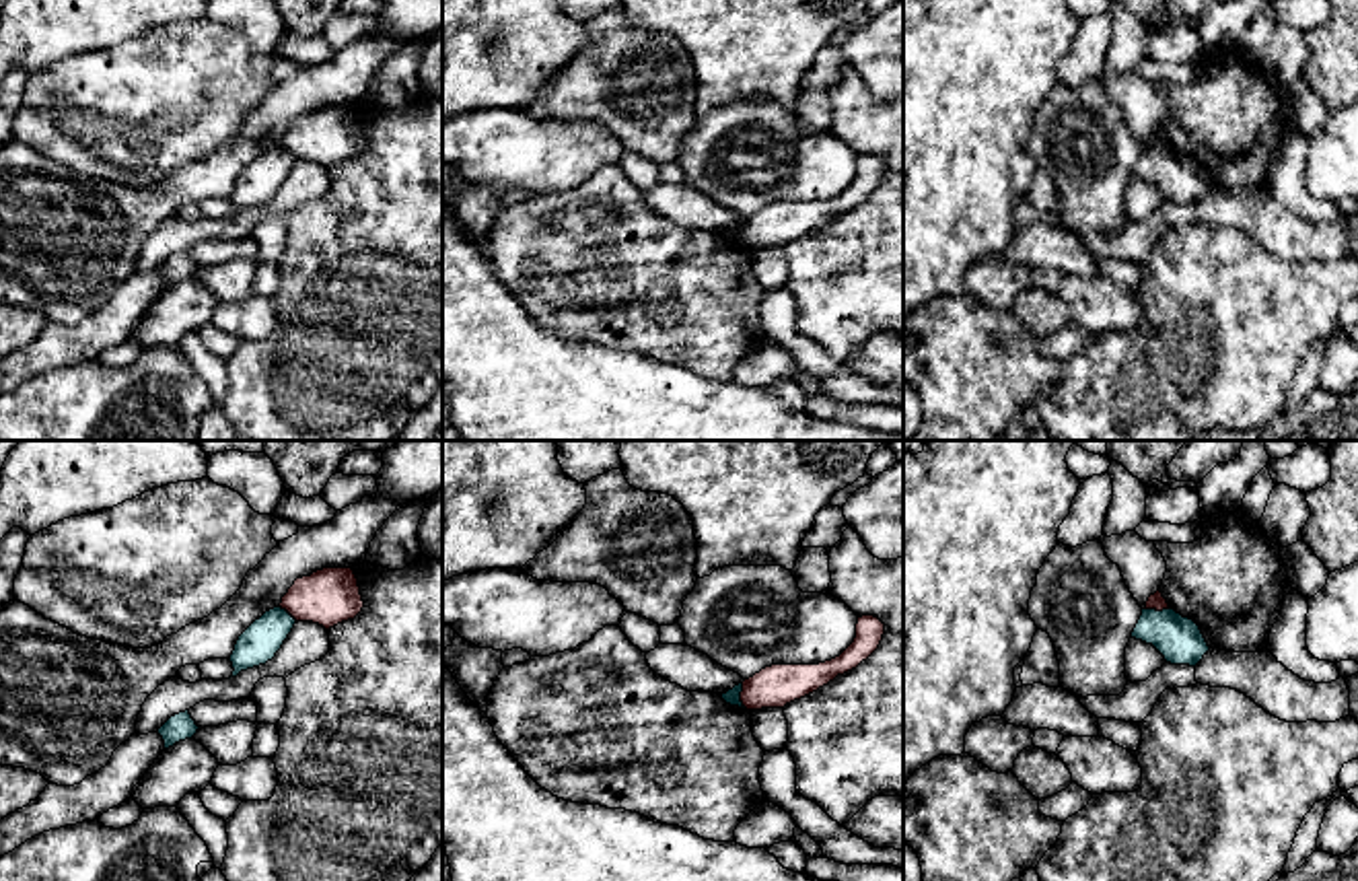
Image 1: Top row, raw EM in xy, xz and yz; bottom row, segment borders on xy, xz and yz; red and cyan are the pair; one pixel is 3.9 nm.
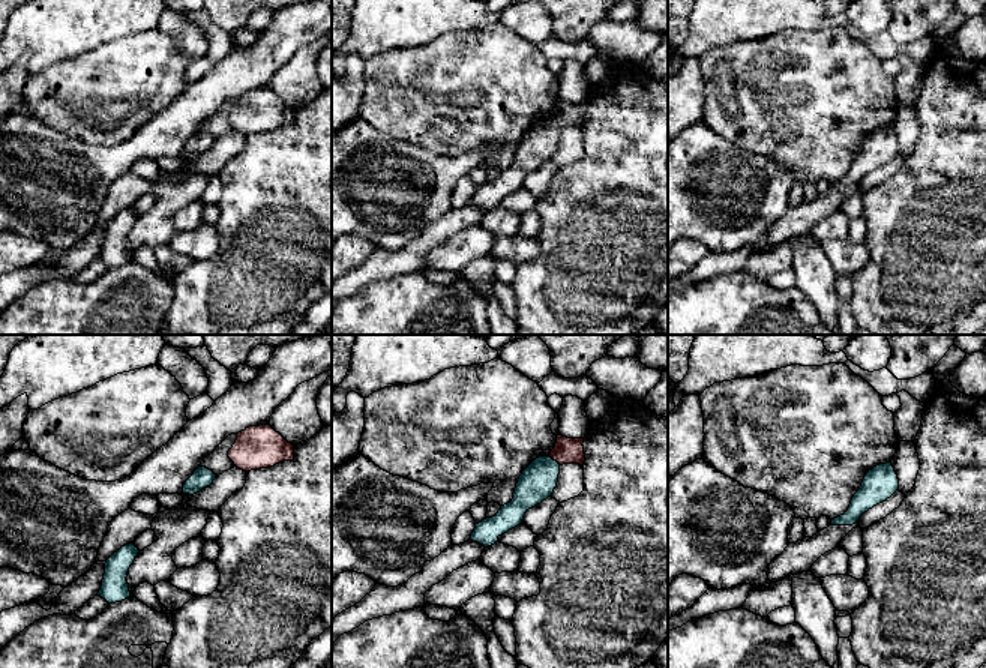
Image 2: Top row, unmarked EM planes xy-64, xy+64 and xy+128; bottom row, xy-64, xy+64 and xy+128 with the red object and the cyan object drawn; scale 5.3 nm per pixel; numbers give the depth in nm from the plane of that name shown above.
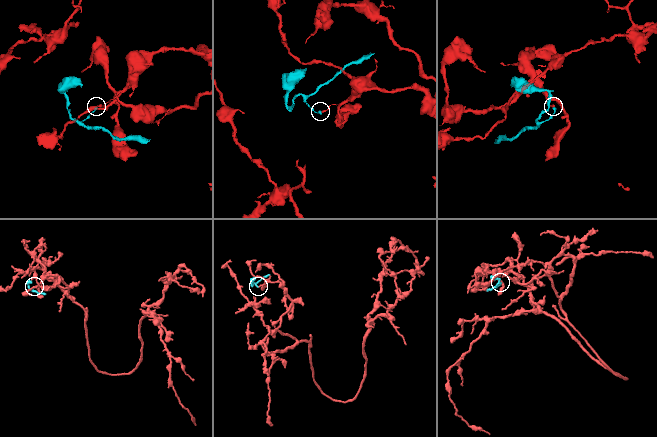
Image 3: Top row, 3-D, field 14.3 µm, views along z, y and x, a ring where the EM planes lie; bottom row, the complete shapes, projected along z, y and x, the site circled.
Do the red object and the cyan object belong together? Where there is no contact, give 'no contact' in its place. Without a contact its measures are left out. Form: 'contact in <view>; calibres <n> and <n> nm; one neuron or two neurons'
contact in yz; calibres 70 and 180 nm; two neurons

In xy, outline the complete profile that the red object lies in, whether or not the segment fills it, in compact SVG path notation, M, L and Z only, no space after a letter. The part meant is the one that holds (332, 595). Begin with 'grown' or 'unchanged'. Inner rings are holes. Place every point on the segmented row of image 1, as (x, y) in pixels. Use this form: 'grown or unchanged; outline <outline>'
unchanged; outline M323 568L296 578L280 603L296 622L313 622L325 630L354 620L362 607L358 578L352 568Z

